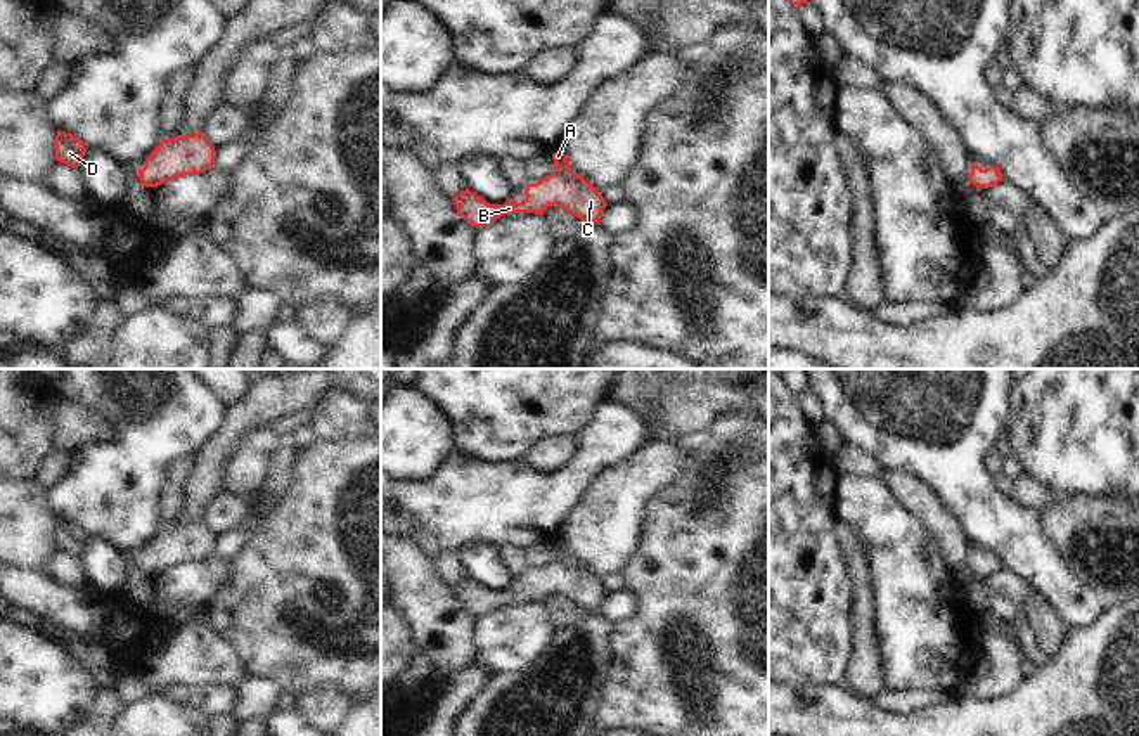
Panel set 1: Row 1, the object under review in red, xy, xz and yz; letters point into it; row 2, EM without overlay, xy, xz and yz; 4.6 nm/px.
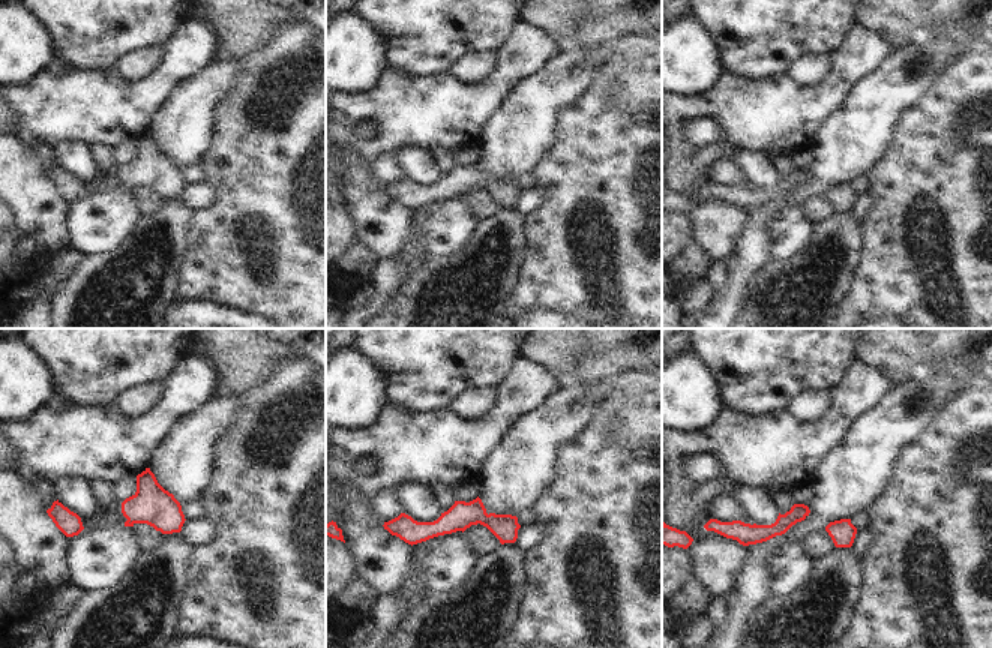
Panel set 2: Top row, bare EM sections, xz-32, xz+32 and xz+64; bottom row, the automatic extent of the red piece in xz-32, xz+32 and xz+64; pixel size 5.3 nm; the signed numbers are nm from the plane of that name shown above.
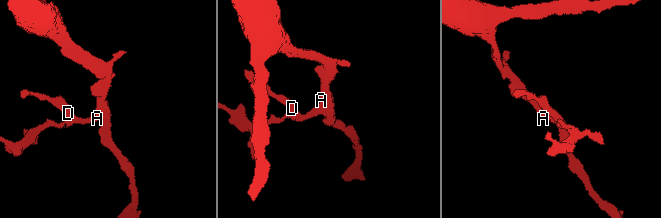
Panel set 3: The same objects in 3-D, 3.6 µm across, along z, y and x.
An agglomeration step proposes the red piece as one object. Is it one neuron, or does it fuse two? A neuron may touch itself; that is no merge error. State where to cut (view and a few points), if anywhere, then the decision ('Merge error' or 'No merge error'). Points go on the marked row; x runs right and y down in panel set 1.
No split. No merge error.

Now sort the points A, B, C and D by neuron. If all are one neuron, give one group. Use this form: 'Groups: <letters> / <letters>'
Groups: A B C D.

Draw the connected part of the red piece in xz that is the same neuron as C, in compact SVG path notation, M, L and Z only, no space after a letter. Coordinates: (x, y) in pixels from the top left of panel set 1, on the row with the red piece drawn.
M559 149L552 154L556 170L537 184L524 189L526 199L518 203L507 199L504 204L490 204L469 189L454 197L457 215L473 227L485 227L507 213L544 215L549 206L563 208L580 218L585 225L601 223L606 201L602 192L575 173L568 156Z

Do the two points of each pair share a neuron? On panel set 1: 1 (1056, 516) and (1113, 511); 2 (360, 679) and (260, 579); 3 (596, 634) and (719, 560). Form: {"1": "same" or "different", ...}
{"1": "same", "2": "same", "3": "different"}

